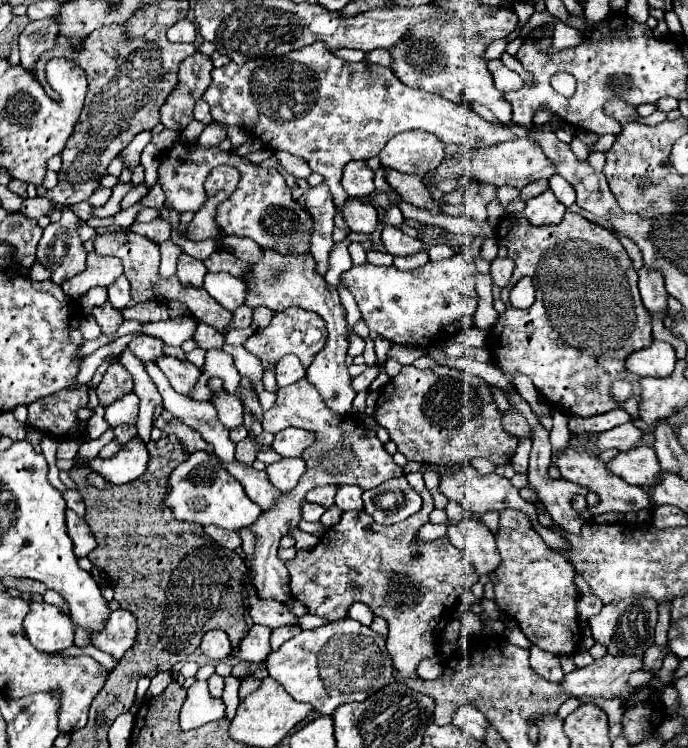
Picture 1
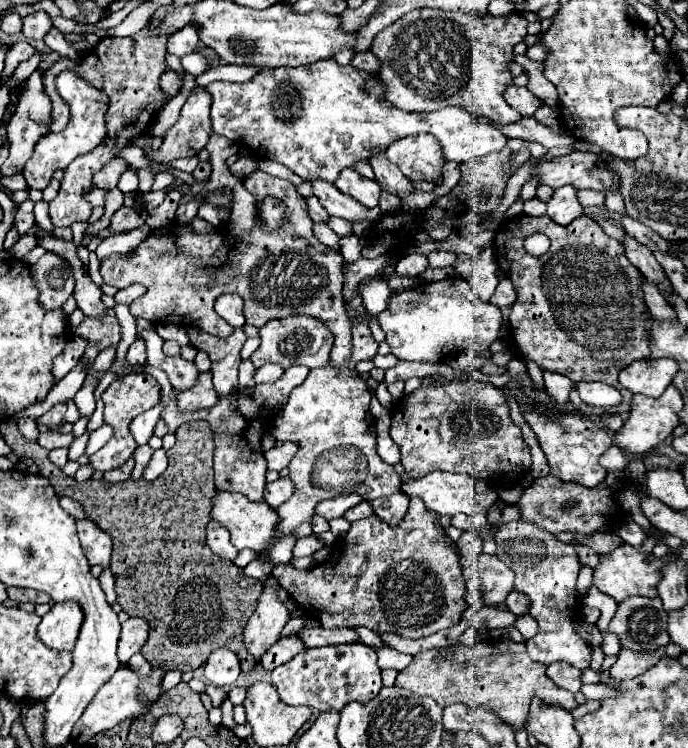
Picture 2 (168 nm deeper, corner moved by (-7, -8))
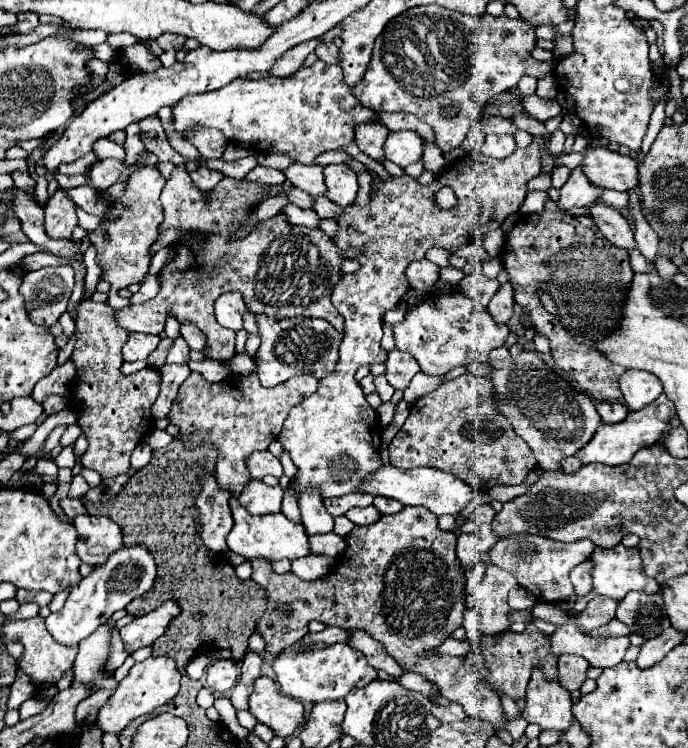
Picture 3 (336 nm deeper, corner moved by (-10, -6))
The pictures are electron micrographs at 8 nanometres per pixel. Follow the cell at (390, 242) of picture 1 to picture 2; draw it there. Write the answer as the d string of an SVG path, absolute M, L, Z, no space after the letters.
M407 254L397 262L397 274L415 278L415 276L423 274L427 270L427 266L429 266L427 256L423 256L423 254Z

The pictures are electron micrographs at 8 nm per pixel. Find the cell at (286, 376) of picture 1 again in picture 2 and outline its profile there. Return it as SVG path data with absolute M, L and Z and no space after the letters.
M291 366L283 372L277 382L271 384L257 384L253 394L231 392L227 396L219 396L217 404L207 410L197 412L179 412L177 410L177 396L179 390L171 392L169 404L163 408L161 418L155 426L155 436L163 438L169 432L175 432L183 422L189 420L207 420L215 430L215 486L223 492L239 492L253 502L261 502L263 488L265 488L265 456L261 450L261 434L271 424L273 416L287 404L289 394L295 386L299 386L307 378L309 370L303 366Z

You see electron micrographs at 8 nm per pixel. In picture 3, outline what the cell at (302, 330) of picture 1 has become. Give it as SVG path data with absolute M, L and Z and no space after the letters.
M264 314L256 316L256 320L262 338L262 344L256 352L258 378L262 386L276 386L302 372L310 372L316 378L324 378L336 368L342 334L336 332L330 322L318 318L286 318L276 322Z

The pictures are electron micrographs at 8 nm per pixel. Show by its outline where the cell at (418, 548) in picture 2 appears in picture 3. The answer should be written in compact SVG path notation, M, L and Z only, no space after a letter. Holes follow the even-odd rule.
M404 506L398 514L382 516L378 522L368 526L354 526L354 530L346 536L346 552L340 556L338 566L324 578L306 582L300 580L294 572L276 574L272 570L272 560L262 562L260 558L254 558L252 564L252 580L258 582L268 590L268 610L258 622L256 630L266 638L266 650L272 654L280 654L282 648L292 646L308 632L308 622L318 620L326 626L340 626L340 628L360 628L368 632L372 638L384 644L386 652L398 662L400 666L406 666L424 678L432 680L436 686L440 686L446 698L452 702L458 702L466 708L466 714L472 718L482 718L484 722L490 722L496 732L506 728L506 714L500 702L500 696L492 692L482 676L469 666L462 663L460 657L448 655L437 656L422 654L426 650L432 650L434 646L442 644L446 636L450 636L458 626L462 626L464 612L466 612L466 578L462 574L460 562L456 558L456 534L446 532L438 528L438 518L430 514L430 510L422 506ZM288 604L292 608L292 616L282 616L276 606Z

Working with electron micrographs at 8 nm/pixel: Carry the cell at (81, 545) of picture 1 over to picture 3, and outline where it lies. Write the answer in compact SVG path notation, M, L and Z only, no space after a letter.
M76 516L74 526L78 530L76 552L84 564L103 564L122 546L118 524L106 516Z

